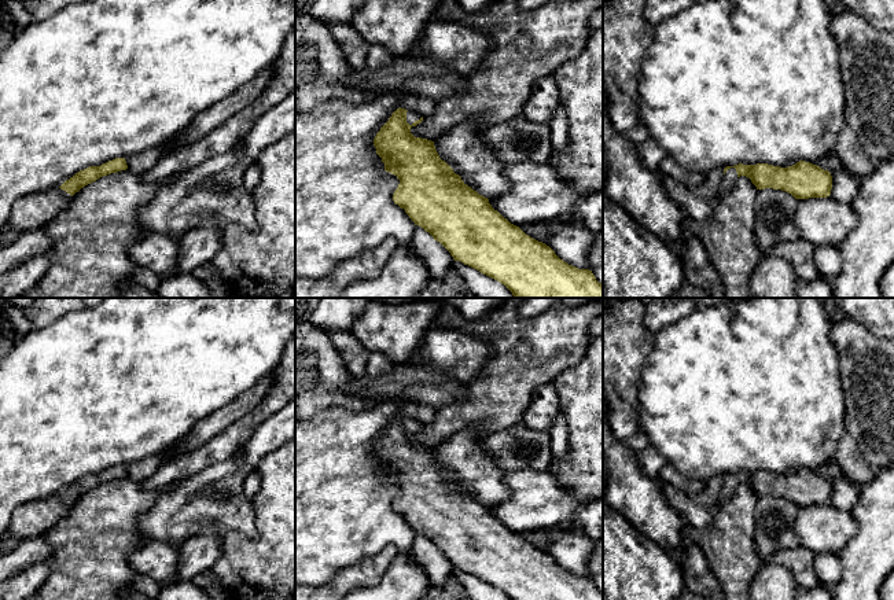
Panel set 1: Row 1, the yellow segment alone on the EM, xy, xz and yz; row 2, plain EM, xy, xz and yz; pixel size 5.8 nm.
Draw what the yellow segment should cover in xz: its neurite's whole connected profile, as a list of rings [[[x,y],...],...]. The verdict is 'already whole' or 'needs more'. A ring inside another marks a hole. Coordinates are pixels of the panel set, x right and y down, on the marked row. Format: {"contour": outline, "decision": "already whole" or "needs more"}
{"contour": [[[400,107],[374,139],[385,170],[400,180],[393,200],[415,225],[439,242],[455,261],[500,281],[516,298],[603,298],[603,284],[592,270],[569,265],[549,246],[511,224],[439,158],[434,141],[415,137],[411,128],[422,121],[420,114]]], "decision": "needs more"}

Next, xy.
{"contour": [[[115,158],[100,166],[89,166],[66,180],[59,188],[19,198],[11,209],[7,228],[29,232],[44,228],[71,202],[71,196],[98,178],[126,170],[125,158]]], "decision": "needs more"}

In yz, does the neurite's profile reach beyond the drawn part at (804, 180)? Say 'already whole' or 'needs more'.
needs more

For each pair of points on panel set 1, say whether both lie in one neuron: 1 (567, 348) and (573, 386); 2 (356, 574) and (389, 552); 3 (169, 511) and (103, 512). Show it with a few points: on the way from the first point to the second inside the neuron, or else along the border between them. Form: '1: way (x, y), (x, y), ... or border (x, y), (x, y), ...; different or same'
1: border (588, 346), (584, 356), (552, 382); different
2: way (364, 573), (368, 573), (381, 560); same
3: border (170, 490), (142, 516), (139, 533), (146, 540); different

